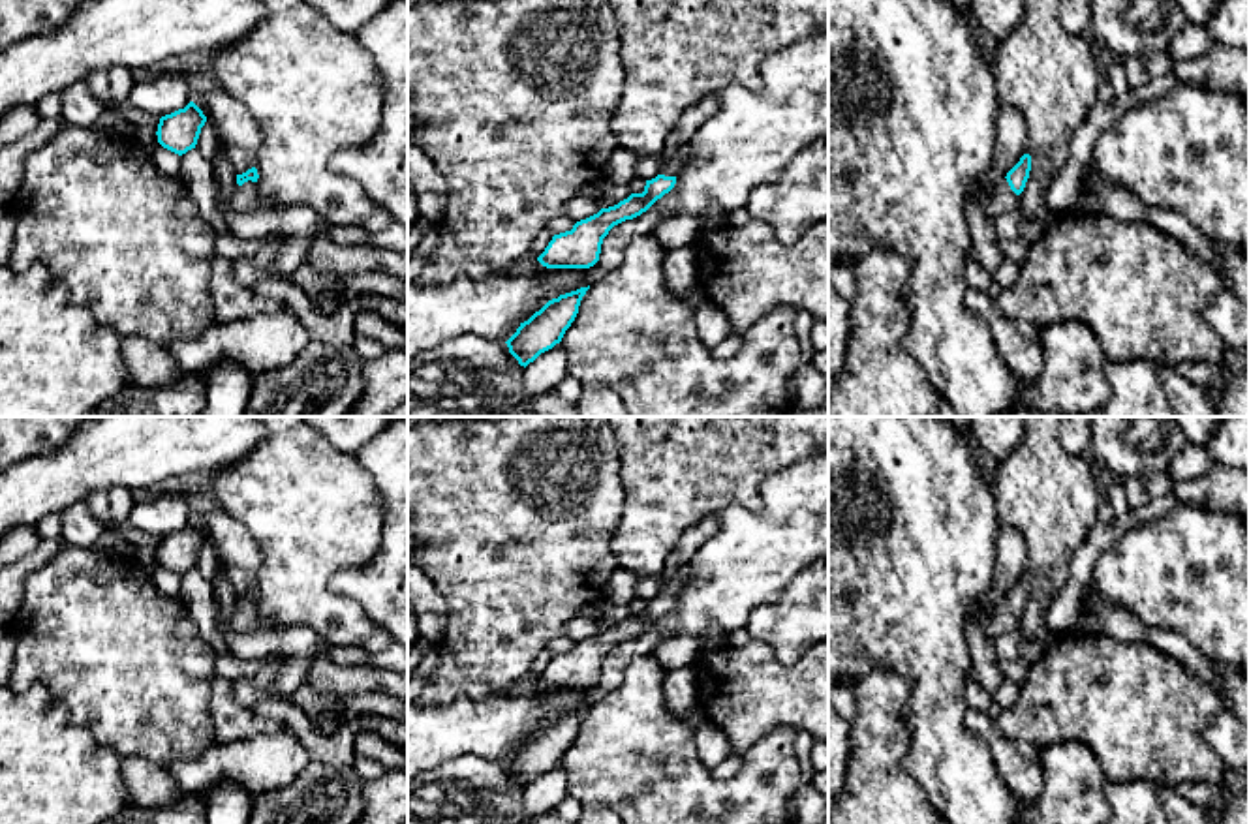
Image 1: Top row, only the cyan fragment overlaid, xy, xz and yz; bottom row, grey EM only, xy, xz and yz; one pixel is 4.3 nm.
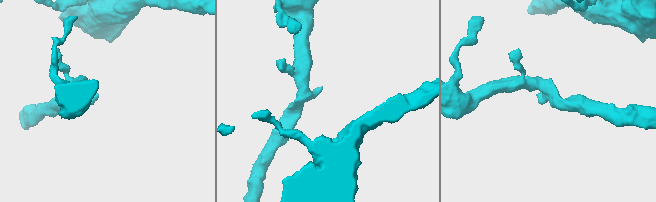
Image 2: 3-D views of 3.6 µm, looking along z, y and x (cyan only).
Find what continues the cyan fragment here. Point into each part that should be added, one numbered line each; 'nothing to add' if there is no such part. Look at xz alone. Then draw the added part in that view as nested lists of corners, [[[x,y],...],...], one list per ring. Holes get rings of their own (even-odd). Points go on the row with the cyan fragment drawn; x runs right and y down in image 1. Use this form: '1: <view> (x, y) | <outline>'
1: xz (673, 164) | [[[689,143],[680,146],[674,154],[669,154],[663,161],[661,175],[678,176],[682,169],[693,160],[693,148]]]

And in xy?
1: xy (246, 198) | [[[244,182],[231,197],[231,206],[240,212],[255,212],[263,208],[280,208],[280,205],[267,203],[257,190],[257,182]]]

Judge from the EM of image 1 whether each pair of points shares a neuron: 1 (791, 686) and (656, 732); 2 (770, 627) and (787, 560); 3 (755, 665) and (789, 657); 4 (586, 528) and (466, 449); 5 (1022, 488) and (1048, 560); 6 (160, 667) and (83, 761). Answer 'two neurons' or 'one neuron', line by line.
1: two neurons
2: two neurons
3: two neurons
4: one neuron
5: one neuron
6: two neurons

